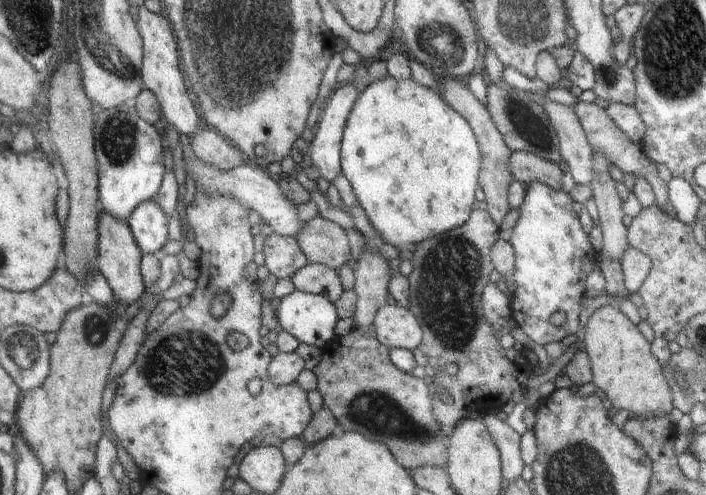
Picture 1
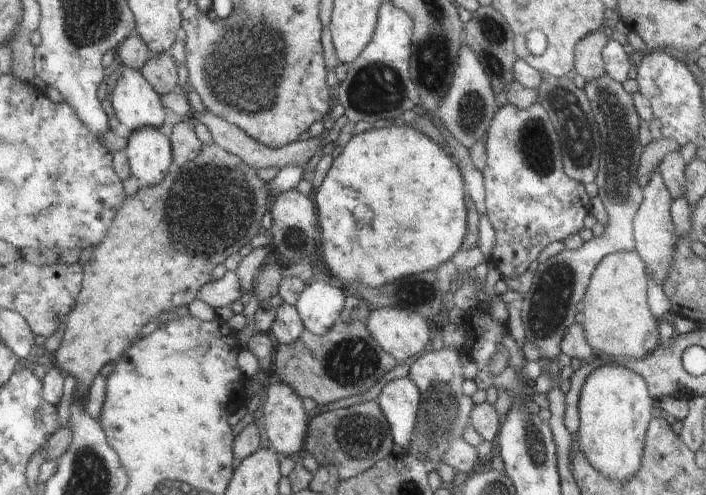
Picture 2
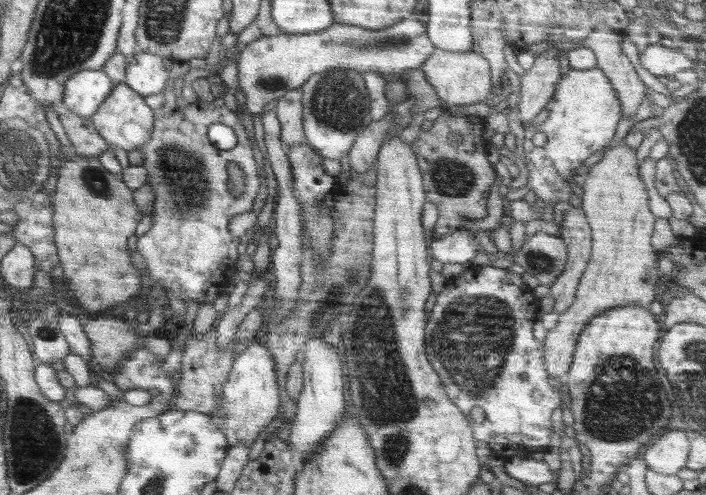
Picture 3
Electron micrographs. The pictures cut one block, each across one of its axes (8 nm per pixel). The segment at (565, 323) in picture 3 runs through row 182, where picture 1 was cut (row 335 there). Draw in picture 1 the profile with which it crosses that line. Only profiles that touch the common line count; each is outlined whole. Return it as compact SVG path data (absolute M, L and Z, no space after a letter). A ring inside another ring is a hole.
M613 306L596 309L585 326L584 343L596 391L608 400L614 412L624 409L630 417L644 414L670 414L670 386L664 380L659 360L652 356L651 344L640 330Z

